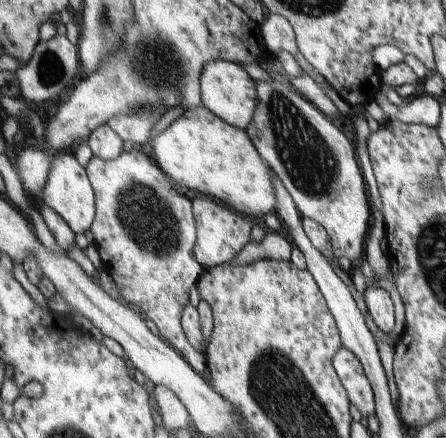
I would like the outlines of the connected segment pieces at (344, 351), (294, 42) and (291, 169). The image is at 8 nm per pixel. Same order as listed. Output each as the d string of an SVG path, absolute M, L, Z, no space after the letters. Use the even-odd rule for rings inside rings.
M341 347L334 356L334 367L346 386L352 404L363 418L376 414L376 396L371 381L366 375L364 364L351 349Z
M270 13L262 25L263 38L273 58L277 58L282 50L295 55L300 52L296 32L285 16Z
M271 79L258 84L258 108L254 120L246 128L251 140L272 170L283 181L291 193L303 217L311 217L322 224L331 237L334 258L348 258L354 264L361 263L365 252L365 238L373 224L373 209L369 204L368 187L361 172L360 162L349 138L295 90Z

